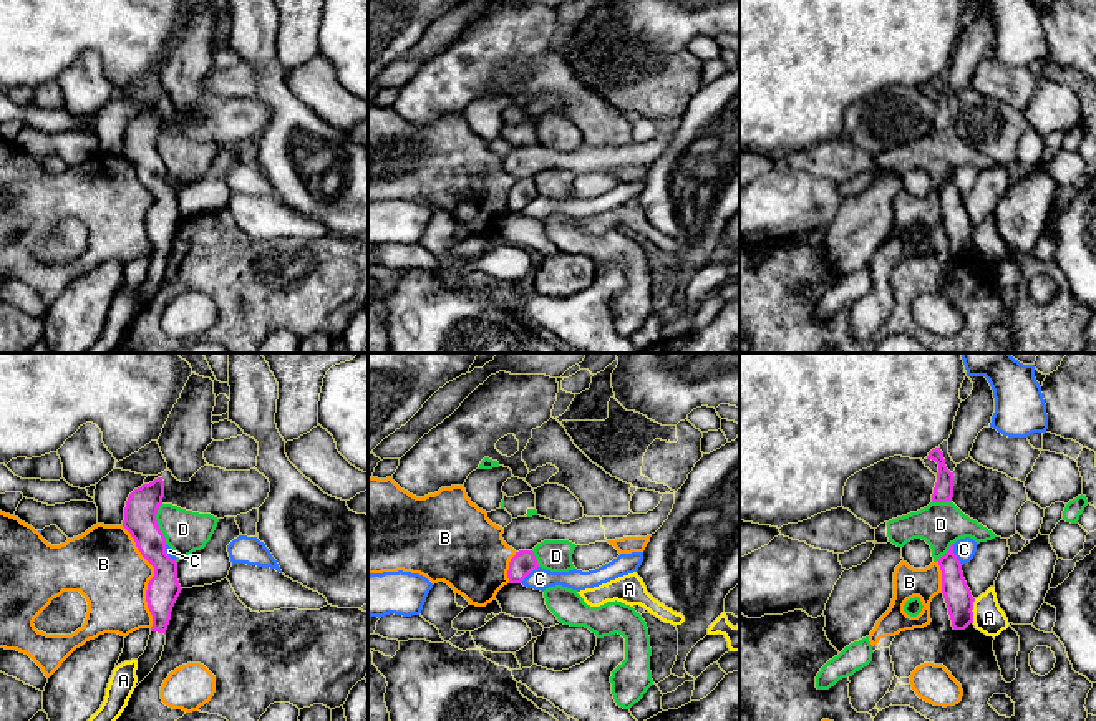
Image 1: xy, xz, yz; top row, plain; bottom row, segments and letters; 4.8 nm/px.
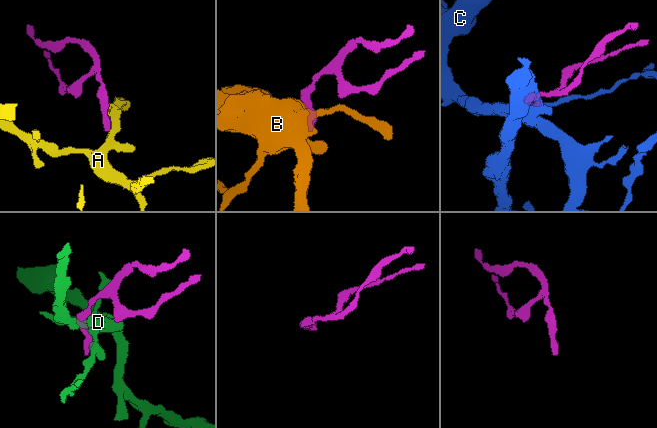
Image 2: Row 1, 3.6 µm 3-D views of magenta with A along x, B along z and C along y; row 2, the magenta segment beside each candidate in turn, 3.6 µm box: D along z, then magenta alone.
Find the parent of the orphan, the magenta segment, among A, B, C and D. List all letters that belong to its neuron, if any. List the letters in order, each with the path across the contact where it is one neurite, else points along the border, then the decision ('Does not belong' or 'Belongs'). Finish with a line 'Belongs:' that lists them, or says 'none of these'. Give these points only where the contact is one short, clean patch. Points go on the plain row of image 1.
A: Boundary: yz (975, 227), (972, 251). Does not belong
B: Does not belong
C: Boundary: yz (952, 173), (952, 181), (962, 193). Does not belong
D: Boundary: xy (161, 131), (156, 141), (156, 153), (166, 171). Does not belong
Belongs: none of these

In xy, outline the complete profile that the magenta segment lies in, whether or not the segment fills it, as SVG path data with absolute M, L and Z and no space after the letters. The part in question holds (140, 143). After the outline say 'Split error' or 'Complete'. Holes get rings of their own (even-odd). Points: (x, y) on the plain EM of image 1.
M158 106L134 118L124 136L123 156L134 167L141 184L154 196L154 206L149 209L146 219L153 255L148 275L138 287L136 315L153 300L162 285L171 240L182 219L177 209L177 191L166 182L166 166L156 149L162 126L164 109Z. Split error

